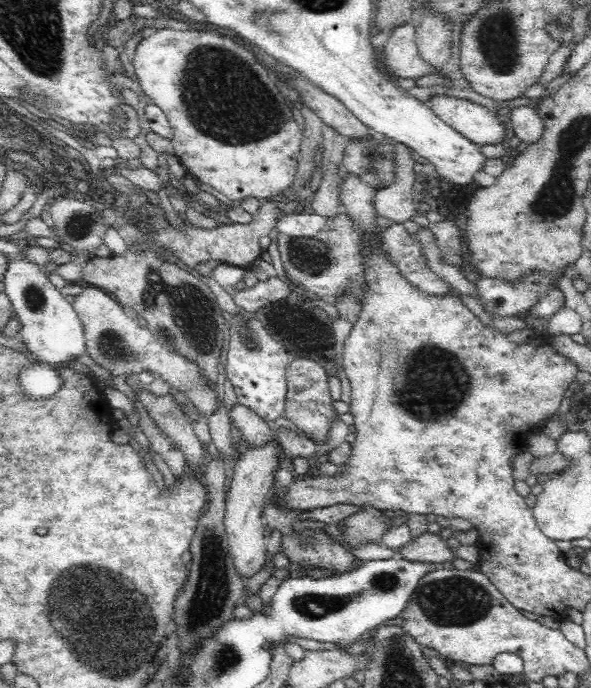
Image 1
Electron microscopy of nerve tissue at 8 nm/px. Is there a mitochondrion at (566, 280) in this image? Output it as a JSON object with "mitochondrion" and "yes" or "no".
{"mitochondrion":"no"}

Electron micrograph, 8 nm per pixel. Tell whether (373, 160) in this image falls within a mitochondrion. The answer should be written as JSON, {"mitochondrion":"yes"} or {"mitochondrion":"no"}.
{"mitochondrion":"yes"}

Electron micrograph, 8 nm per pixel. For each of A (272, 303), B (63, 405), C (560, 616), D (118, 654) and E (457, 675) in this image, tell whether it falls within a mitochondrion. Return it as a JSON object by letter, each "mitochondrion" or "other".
{"A":"other","B":"other","C":"other","D":"mitochondrion","E":"other"}

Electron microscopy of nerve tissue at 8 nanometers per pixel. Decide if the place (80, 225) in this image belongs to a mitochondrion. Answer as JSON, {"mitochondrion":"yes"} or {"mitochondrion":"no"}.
{"mitochondrion":"yes"}

